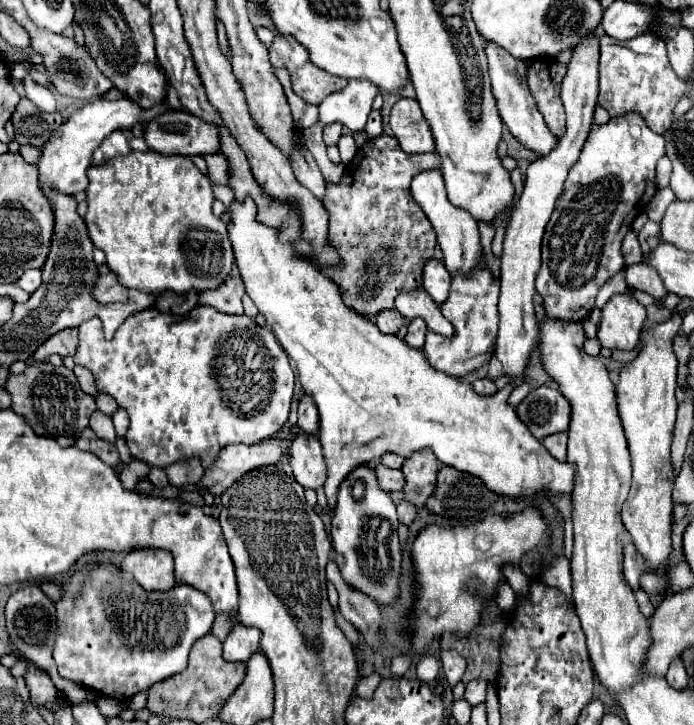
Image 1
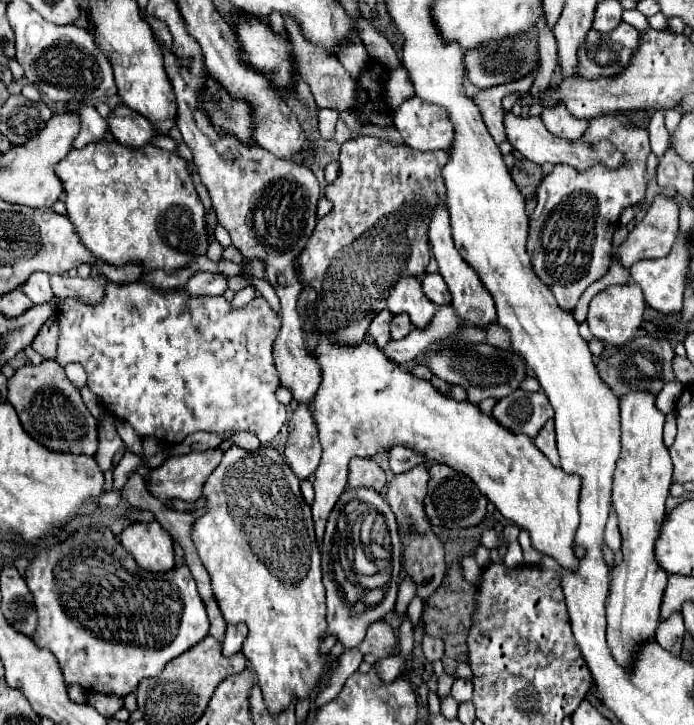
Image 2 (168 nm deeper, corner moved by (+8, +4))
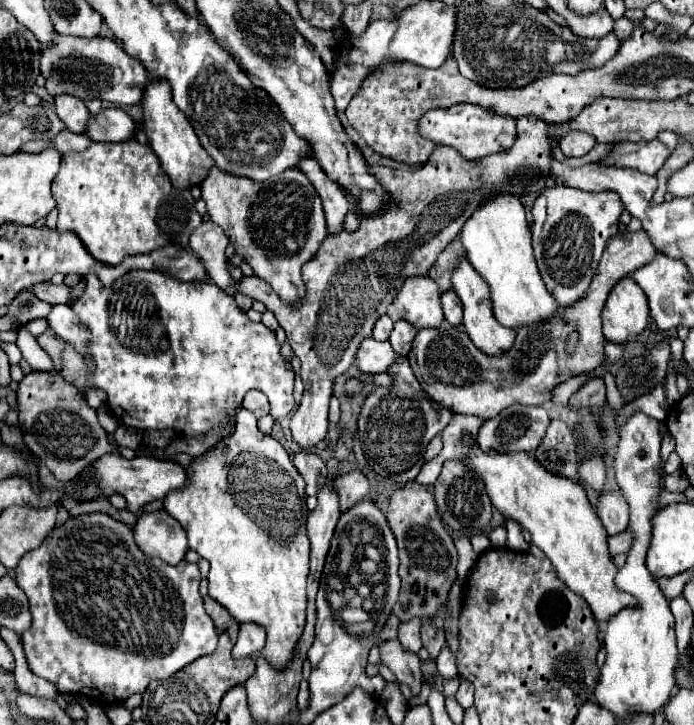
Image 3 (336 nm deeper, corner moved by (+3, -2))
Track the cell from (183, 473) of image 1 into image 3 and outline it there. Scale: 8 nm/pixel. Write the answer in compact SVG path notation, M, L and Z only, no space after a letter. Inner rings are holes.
M249 391L249 393L245 395L245 399L243 399L243 405L245 405L245 409L253 411L253 413L257 415L257 419L269 413L269 401L267 401L267 397L265 397L263 393L259 393L259 391Z

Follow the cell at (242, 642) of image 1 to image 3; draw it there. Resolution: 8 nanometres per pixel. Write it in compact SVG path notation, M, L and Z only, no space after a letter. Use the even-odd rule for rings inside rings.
M243 623L239 629L239 639L233 645L233 657L251 657L255 653L261 651L261 647L265 647L267 641L267 633L265 627L259 623Z

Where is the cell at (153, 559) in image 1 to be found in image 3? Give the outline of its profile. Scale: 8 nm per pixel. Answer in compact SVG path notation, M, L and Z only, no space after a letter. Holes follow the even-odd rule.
M165 509L143 513L133 531L137 545L149 557L159 557L169 565L177 565L189 549L185 531Z

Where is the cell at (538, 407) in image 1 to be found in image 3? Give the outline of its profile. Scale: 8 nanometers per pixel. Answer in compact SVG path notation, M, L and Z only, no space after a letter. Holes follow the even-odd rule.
M511 405L505 407L497 417L485 421L479 429L477 445L483 451L497 451L497 453L513 453L523 451L533 455L533 451L539 447L545 431L549 425L549 415L543 407L527 407L527 405Z

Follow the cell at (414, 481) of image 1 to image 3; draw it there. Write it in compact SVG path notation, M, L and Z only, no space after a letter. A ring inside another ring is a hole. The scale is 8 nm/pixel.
M415 481L407 483L395 489L385 517L399 549L401 591L393 605L393 615L397 615L399 621L409 621L413 617L431 619L447 601L447 593L457 579L457 549L441 523L433 493Z

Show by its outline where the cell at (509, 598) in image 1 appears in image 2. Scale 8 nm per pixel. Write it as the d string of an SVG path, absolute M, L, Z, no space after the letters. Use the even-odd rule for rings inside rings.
M462 557L462 569L464 569L464 579L472 585L480 585L482 583L482 569L476 565L476 561L472 561L472 557Z

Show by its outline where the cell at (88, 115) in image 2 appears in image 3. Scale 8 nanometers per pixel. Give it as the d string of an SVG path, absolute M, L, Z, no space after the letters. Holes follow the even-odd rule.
M57 95L55 97L55 107L57 107L59 119L67 125L69 131L73 131L73 133L83 133L85 131L89 111L87 111L87 107L83 105L81 99L77 99L73 95Z

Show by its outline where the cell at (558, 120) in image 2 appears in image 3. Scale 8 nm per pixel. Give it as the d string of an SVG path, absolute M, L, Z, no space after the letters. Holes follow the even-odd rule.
M573 131L561 139L561 151L565 157L583 157L595 147L595 139L589 137L587 133Z

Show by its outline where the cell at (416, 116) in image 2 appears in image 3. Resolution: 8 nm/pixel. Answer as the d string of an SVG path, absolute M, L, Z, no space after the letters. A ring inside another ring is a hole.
M459 103L447 109L433 109L421 117L421 135L431 139L437 145L447 145L457 149L465 159L481 159L485 155L493 155L497 151L503 151L505 147L513 145L515 139L515 119L513 117L501 117L489 109L471 105L471 103Z

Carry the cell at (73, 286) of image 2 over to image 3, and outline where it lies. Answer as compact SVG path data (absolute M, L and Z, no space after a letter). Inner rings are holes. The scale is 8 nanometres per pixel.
M35 283L35 285L31 287L31 293L33 293L37 299L41 299L41 301L45 301L45 303L49 303L49 305L59 305L59 303L67 303L71 289L69 289L67 285Z

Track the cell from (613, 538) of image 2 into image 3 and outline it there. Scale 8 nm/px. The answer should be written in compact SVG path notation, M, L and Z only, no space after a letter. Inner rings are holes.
M603 491L597 501L597 515L609 535L621 533L629 525L629 505L621 491Z

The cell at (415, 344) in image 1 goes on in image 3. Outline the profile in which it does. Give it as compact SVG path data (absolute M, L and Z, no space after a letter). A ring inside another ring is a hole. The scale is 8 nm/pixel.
M399 319L395 323L395 327L393 327L393 331L391 331L389 343L391 343L391 347L393 347L393 351L397 355L407 355L409 349L411 349L411 343L415 339L415 335L417 335L417 329L411 323Z

